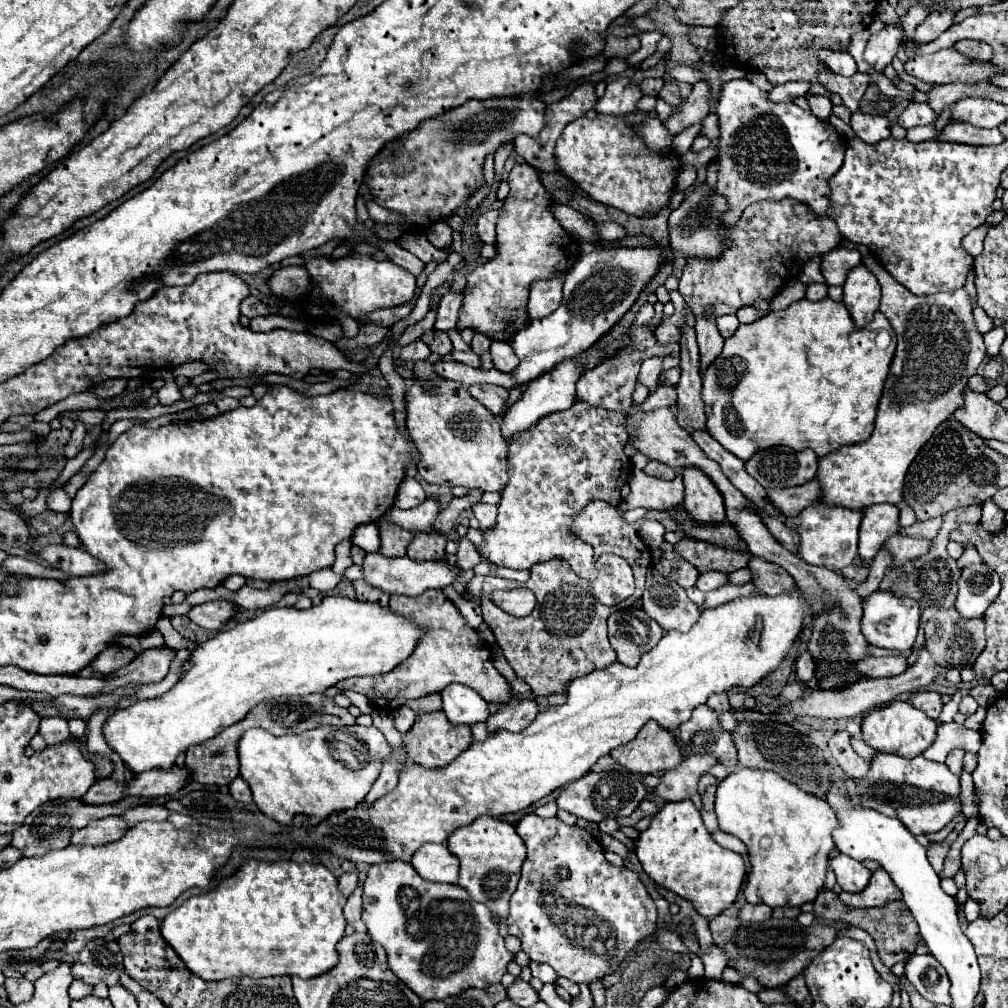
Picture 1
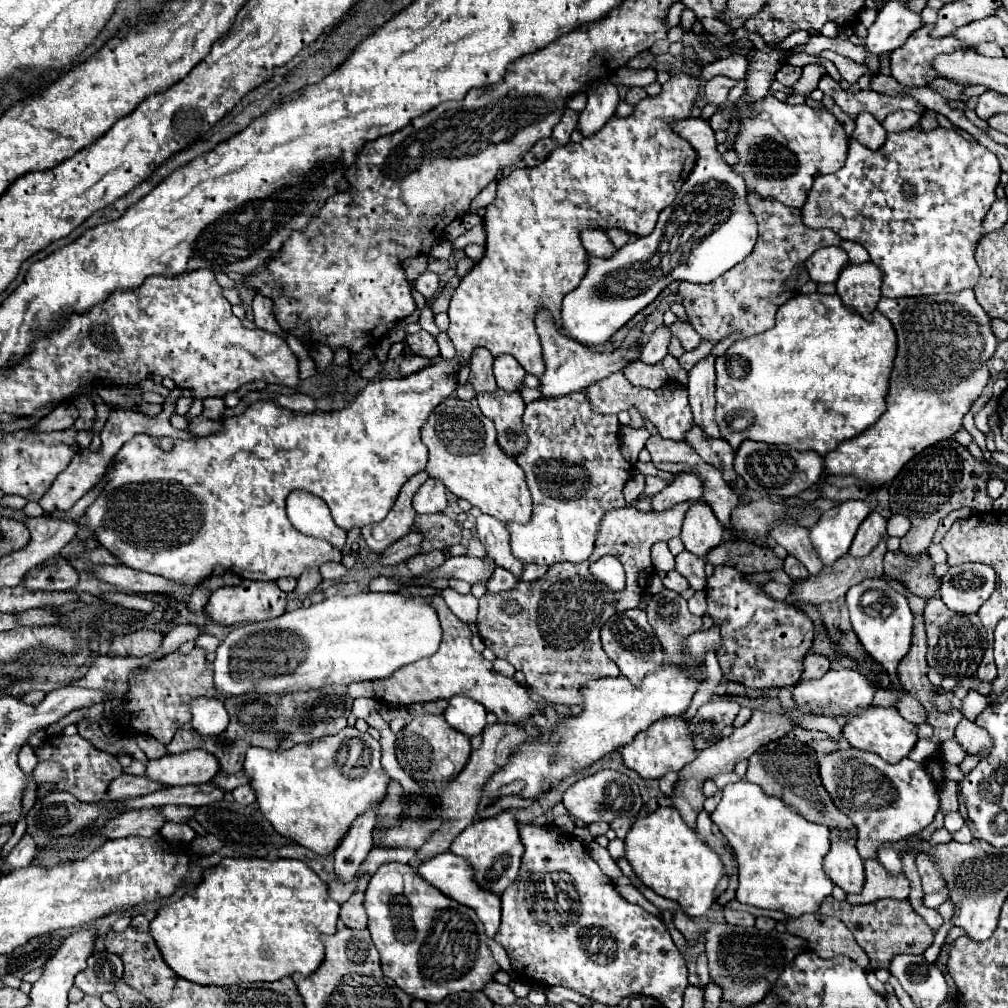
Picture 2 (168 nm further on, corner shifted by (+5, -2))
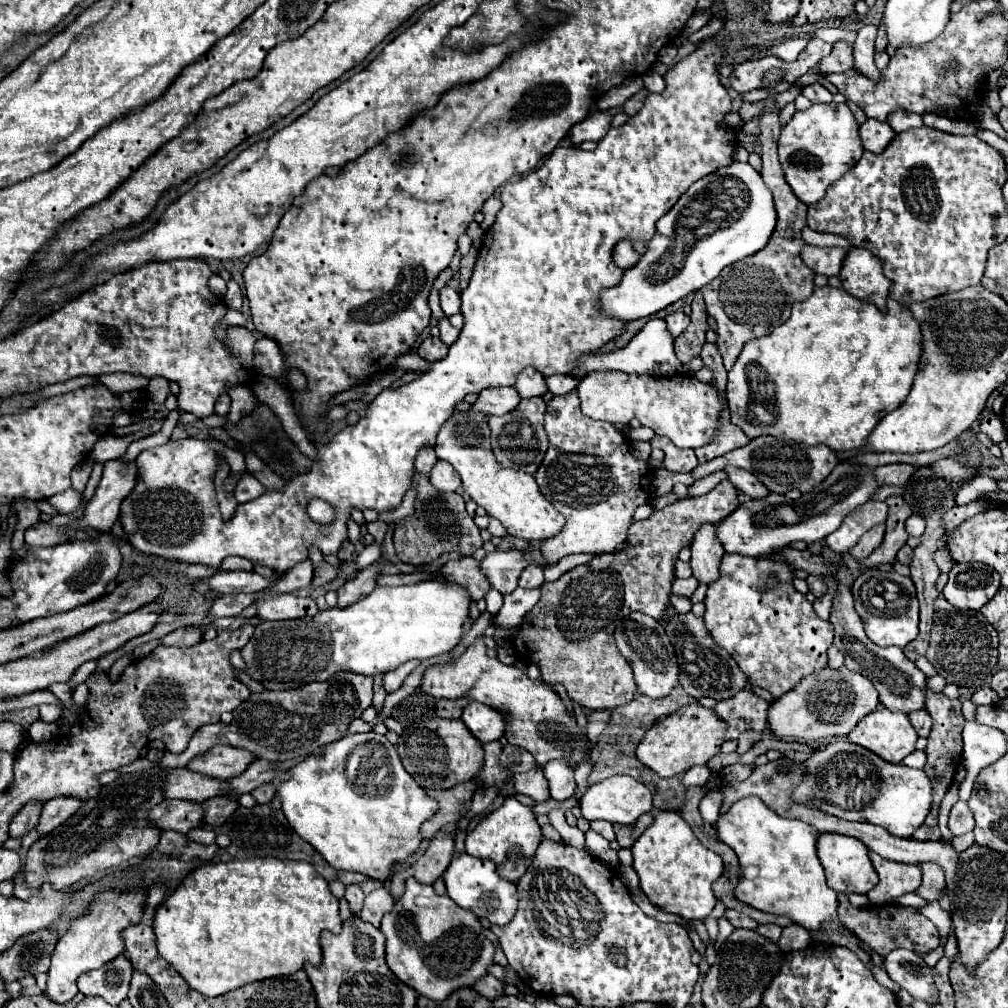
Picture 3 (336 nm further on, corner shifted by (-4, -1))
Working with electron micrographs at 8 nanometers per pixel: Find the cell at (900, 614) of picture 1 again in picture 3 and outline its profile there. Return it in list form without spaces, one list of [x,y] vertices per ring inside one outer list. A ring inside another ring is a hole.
[[[863,571],[853,581],[855,611],[859,613],[867,637],[879,647],[905,647],[917,637],[919,625],[919,603],[915,595],[915,585],[909,577],[901,577],[895,571]]]

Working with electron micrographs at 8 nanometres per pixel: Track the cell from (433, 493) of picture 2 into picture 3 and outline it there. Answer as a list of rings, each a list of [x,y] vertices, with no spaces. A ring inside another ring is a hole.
[[[437,461],[435,467],[431,469],[429,477],[431,477],[431,483],[433,483],[439,491],[443,491],[443,493],[447,493],[447,491],[457,491],[459,485],[461,485],[459,473],[457,473],[457,471],[451,467],[451,463],[447,463],[447,461]]]

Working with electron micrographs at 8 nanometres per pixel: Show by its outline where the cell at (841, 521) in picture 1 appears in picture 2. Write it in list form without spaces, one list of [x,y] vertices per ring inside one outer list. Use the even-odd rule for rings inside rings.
[[[846,500],[826,510],[818,524],[810,528],[810,540],[818,558],[824,564],[834,564],[840,556],[846,556],[858,526],[868,514],[870,508],[864,500]]]

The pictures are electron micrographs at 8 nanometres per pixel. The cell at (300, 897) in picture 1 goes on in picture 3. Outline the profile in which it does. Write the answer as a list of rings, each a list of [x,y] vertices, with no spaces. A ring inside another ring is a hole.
[[[252,857],[252,859],[235,859],[235,861],[227,861],[227,863],[207,863],[199,869],[195,869],[185,881],[183,885],[179,885],[169,899],[157,907],[155,911],[155,919],[153,919],[153,931],[155,931],[155,939],[157,939],[157,949],[161,953],[163,959],[167,959],[177,973],[189,983],[191,989],[207,995],[207,997],[217,997],[223,993],[229,993],[233,989],[239,989],[247,983],[253,981],[261,981],[261,979],[269,979],[269,977],[279,977],[279,975],[291,975],[299,969],[303,969],[305,961],[311,963],[321,963],[321,945],[319,945],[319,933],[323,929],[329,929],[331,933],[339,933],[341,931],[341,917],[339,915],[339,901],[335,899],[335,895],[329,891],[327,881],[313,869],[313,865],[305,863],[305,861],[281,861],[275,857]]]

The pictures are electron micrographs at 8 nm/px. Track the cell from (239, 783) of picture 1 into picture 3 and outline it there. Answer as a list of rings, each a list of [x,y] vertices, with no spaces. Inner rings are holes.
[[[263,785],[263,787],[257,787],[255,791],[251,791],[251,795],[259,801],[259,803],[271,803],[273,797],[275,797],[275,787],[273,785]]]

